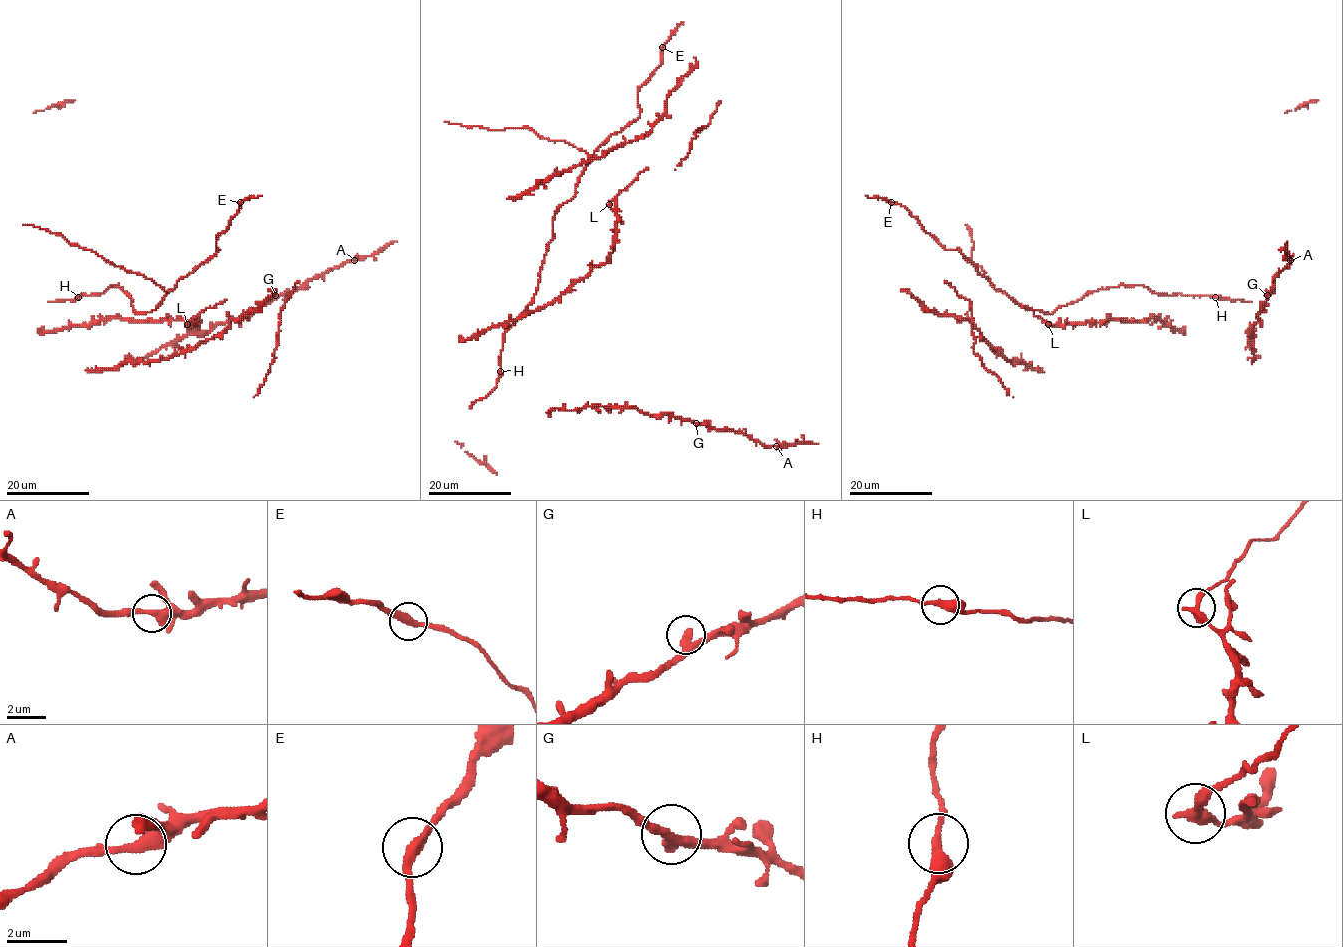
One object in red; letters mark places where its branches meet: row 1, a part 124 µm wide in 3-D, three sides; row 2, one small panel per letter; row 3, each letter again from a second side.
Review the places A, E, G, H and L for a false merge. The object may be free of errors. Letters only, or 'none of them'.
L

